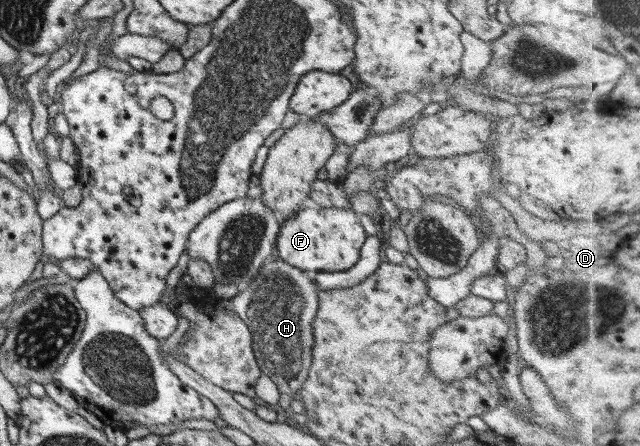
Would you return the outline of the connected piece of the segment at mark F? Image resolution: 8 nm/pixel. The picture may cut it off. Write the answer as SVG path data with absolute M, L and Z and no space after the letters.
M304 208L283 220L275 236L274 256L305 273L345 272L359 259L365 238L358 215L351 208Z

